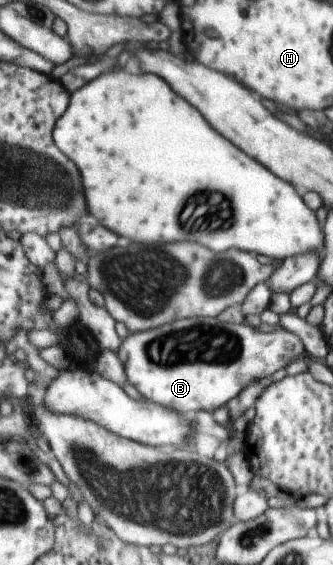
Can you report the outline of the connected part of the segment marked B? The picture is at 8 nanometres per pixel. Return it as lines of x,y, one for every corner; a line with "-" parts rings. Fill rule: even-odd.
211,317
177,320
147,332
130,334
118,355
128,382
145,399
187,415
199,411
212,413
231,403
247,386
279,375
302,352
301,340
283,327
265,333
243,322
221,322

